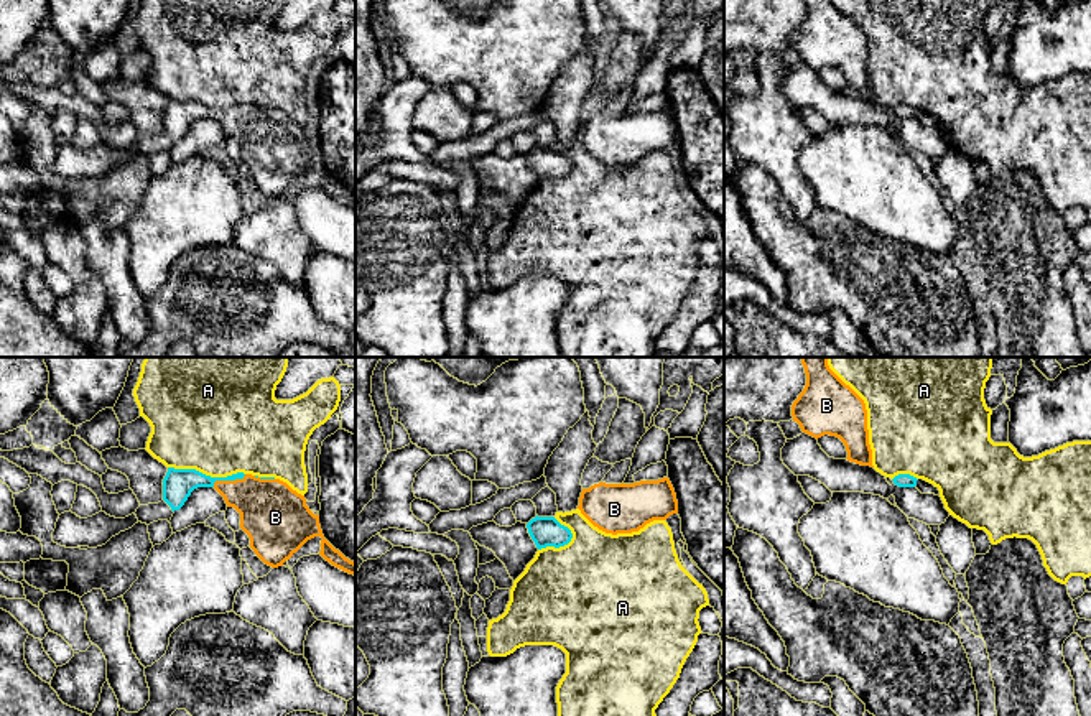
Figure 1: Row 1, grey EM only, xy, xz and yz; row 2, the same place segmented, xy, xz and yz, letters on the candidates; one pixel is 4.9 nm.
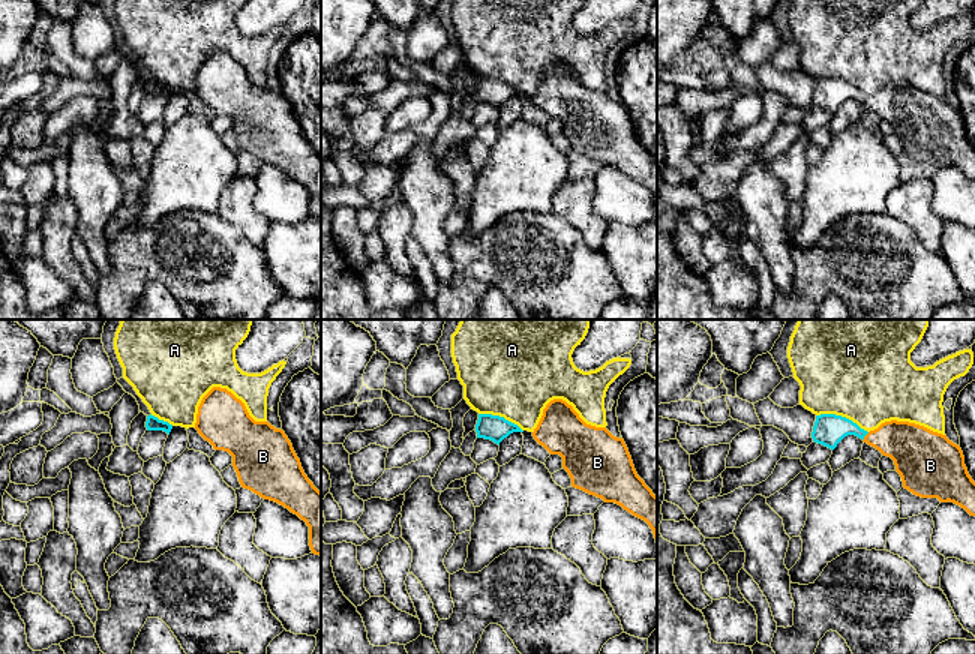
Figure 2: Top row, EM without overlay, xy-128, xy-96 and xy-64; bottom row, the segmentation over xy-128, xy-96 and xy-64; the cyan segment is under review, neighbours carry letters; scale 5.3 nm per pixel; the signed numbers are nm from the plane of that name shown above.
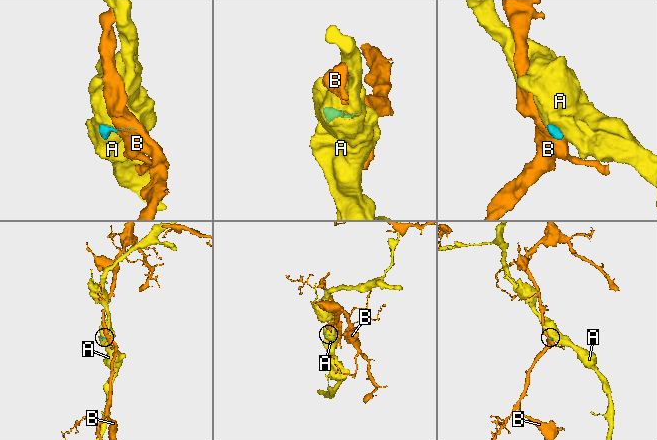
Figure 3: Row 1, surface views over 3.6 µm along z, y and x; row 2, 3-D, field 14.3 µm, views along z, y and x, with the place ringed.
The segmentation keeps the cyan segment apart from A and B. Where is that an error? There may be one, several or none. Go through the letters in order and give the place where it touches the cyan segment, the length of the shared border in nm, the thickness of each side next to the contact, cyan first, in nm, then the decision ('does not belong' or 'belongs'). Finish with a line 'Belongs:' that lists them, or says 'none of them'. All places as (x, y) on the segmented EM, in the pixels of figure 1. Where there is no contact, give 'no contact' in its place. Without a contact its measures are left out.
A: xy (204, 474) | 380 nm | 150/480 nm | does not belong
B: xy (227, 479) | 180 nm | 150/300 nm | belongs
Belongs: B

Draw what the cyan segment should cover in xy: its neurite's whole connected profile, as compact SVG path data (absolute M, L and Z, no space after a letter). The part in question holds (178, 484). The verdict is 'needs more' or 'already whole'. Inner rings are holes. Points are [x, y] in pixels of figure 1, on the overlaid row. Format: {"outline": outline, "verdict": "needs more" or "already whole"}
{"outline": "M168 467L163 479L163 500L171 510L179 510L191 492L197 487L214 487L240 514L240 528L250 538L250 548L268 566L283 566L308 540L321 537L319 555L332 566L355 576L355 563L336 550L323 535L319 515L314 515L306 505L304 495L293 491L286 482L275 477L258 477L237 472L227 477L211 477L196 469Z", "verdict": "needs more"}

